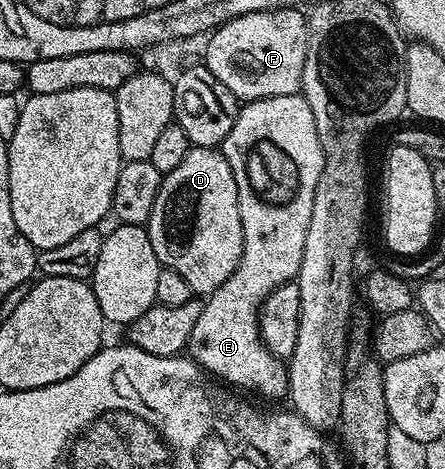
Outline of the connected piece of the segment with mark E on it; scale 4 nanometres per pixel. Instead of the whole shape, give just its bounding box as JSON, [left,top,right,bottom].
[186,93,324,400]

